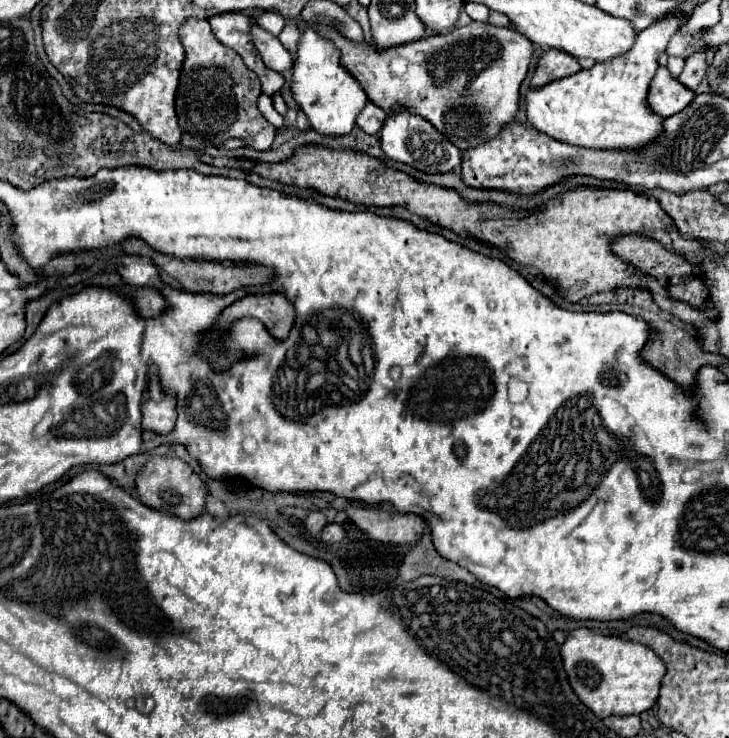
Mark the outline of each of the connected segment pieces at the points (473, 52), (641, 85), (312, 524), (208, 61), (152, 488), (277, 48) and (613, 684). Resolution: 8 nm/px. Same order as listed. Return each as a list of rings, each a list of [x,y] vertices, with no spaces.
[[[300,22],[298,30],[314,28],[324,34],[340,50],[340,64],[360,82],[366,90],[368,100],[382,110],[396,110],[396,106],[412,106],[412,114],[420,114],[440,130],[456,148],[466,150],[480,142],[494,138],[500,128],[514,120],[518,112],[518,90],[532,62],[534,46],[528,38],[518,34],[514,28],[496,28],[484,22],[470,22],[464,28],[454,28],[448,34],[428,36],[416,42],[406,42],[388,50],[378,50],[372,42],[354,42],[340,36],[336,30],[320,24]]]
[[[664,18],[638,34],[632,50],[612,62],[596,62],[590,70],[580,70],[568,78],[548,82],[540,88],[526,92],[526,116],[528,122],[568,144],[586,148],[638,148],[652,142],[662,130],[660,116],[652,114],[646,106],[646,94],[650,80],[658,68],[658,56],[666,50],[672,32],[680,26],[680,18]]]
[[[310,512],[308,518],[304,520],[304,528],[308,530],[308,534],[316,536],[320,534],[320,530],[326,526],[326,516],[322,512]]]
[[[186,18],[180,26],[180,42],[186,54],[182,78],[176,90],[176,116],[182,132],[216,144],[230,138],[242,138],[244,144],[254,150],[270,150],[276,128],[256,106],[258,96],[262,94],[258,76],[246,68],[234,50],[216,40],[208,20],[204,18]]]
[[[158,456],[158,458],[148,460],[136,476],[136,492],[138,492],[138,498],[144,504],[148,504],[156,510],[176,514],[182,520],[192,520],[204,510],[206,488],[202,484],[202,480],[198,478],[198,474],[180,458],[162,458],[162,456]]]
[[[252,24],[250,36],[252,36],[252,42],[268,68],[272,68],[276,72],[292,70],[292,56],[288,54],[288,50],[280,44],[280,40],[276,36],[266,32],[258,24]]]
[[[576,628],[566,636],[562,644],[562,662],[572,690],[598,718],[610,714],[642,714],[650,710],[660,696],[662,678],[666,674],[664,662],[644,644],[602,636],[588,628]]]

